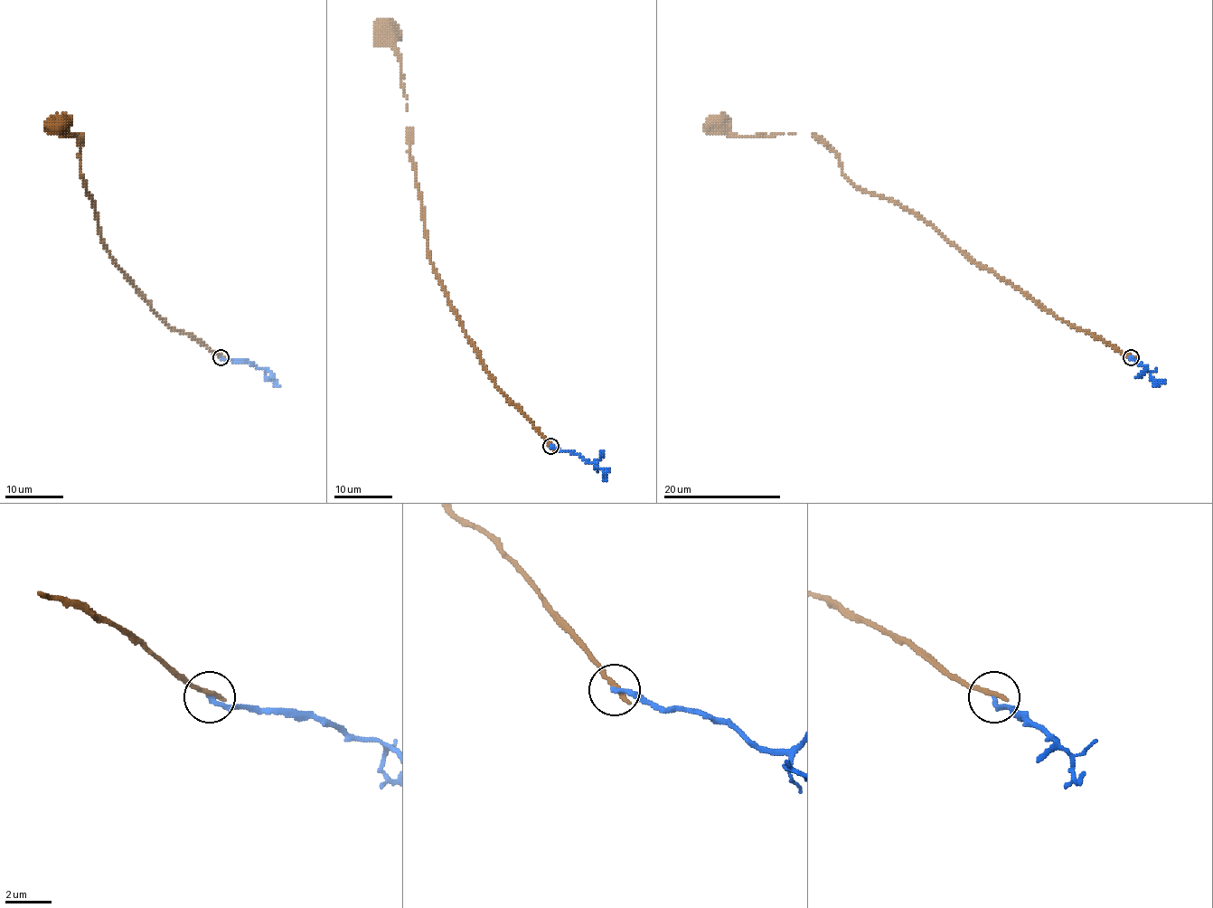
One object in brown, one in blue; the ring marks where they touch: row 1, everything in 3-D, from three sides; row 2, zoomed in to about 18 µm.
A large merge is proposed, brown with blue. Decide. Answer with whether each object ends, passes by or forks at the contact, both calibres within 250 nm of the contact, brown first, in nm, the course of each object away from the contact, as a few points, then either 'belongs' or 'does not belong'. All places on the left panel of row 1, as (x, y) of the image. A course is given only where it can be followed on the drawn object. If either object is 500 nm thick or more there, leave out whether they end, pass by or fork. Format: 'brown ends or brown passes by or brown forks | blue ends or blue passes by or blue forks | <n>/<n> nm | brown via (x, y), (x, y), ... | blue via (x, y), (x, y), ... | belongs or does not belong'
brown ends | blue ends | 260/200 nm | brown via (220, 356), (167, 325), (115, 263), (104, 246), (94, 203), (80, 172), (80, 134), (66, 136), (52, 120) | blue via (220, 357), (244, 360), (263, 368), (266, 376), (276, 381) | does not belong

